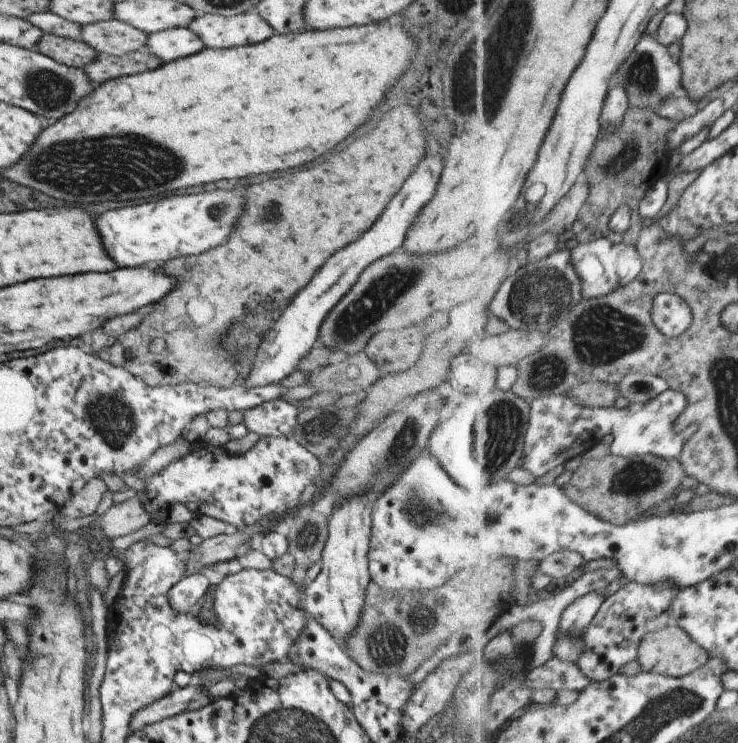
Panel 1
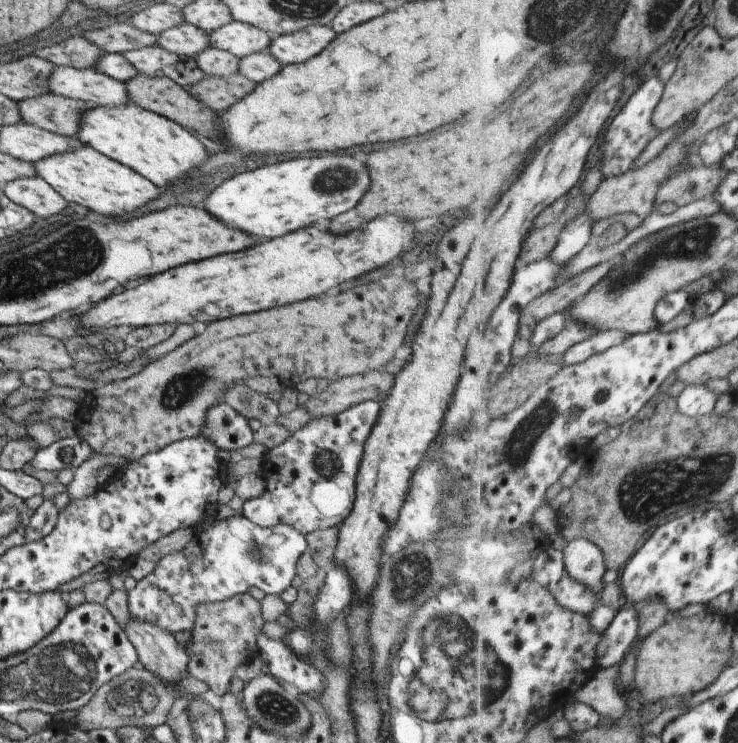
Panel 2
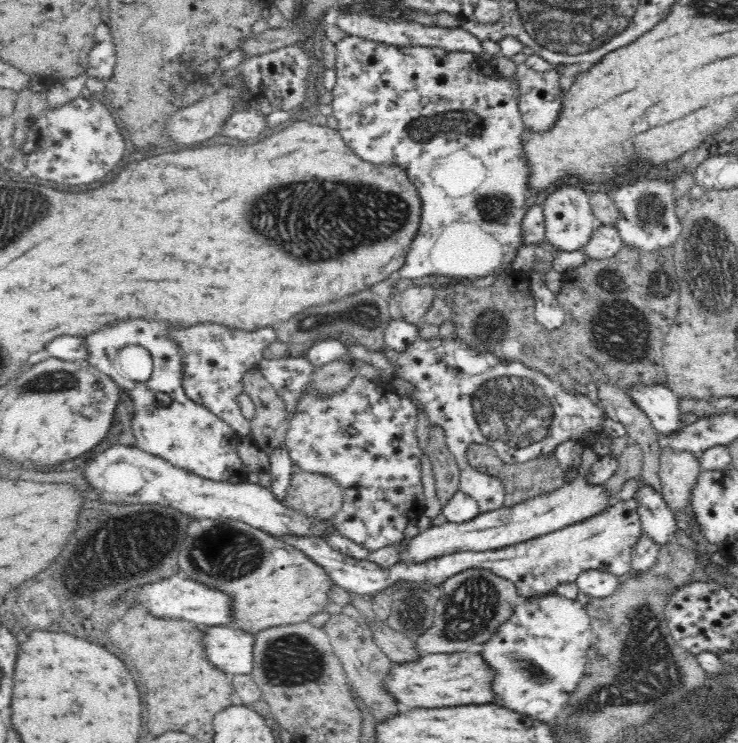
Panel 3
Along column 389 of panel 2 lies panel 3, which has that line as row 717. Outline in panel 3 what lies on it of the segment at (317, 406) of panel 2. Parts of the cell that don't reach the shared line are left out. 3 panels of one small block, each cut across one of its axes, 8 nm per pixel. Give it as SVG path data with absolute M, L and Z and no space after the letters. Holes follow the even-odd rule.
M330 606L330 608L326 608L326 612L331 617L322 624L322 628L328 633L334 654L339 659L339 662L342 663L349 684L354 685L354 689L360 694L360 697L366 703L366 707L370 708L368 711L371 712L371 716L377 722L388 720L390 714L400 710L396 702L386 694L385 688L382 686L382 680L389 673L392 661L374 642L370 628L365 630L358 624L356 619L349 617L343 610L336 612Z

